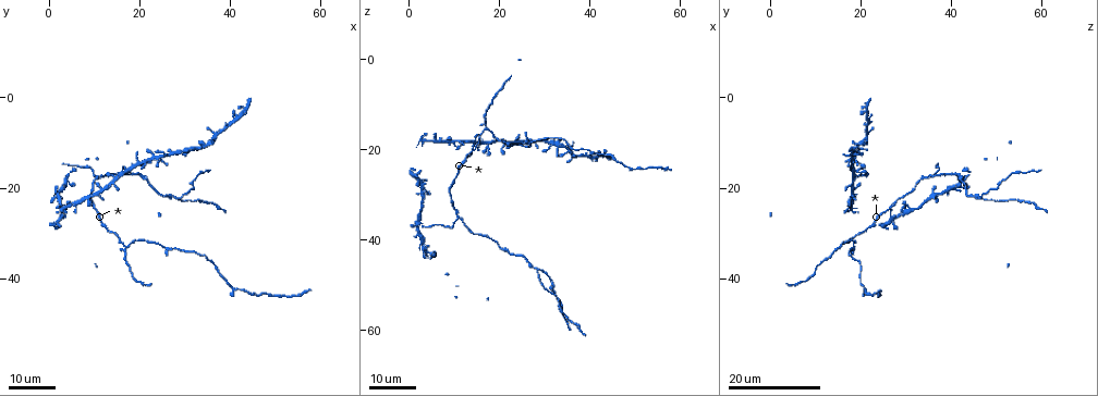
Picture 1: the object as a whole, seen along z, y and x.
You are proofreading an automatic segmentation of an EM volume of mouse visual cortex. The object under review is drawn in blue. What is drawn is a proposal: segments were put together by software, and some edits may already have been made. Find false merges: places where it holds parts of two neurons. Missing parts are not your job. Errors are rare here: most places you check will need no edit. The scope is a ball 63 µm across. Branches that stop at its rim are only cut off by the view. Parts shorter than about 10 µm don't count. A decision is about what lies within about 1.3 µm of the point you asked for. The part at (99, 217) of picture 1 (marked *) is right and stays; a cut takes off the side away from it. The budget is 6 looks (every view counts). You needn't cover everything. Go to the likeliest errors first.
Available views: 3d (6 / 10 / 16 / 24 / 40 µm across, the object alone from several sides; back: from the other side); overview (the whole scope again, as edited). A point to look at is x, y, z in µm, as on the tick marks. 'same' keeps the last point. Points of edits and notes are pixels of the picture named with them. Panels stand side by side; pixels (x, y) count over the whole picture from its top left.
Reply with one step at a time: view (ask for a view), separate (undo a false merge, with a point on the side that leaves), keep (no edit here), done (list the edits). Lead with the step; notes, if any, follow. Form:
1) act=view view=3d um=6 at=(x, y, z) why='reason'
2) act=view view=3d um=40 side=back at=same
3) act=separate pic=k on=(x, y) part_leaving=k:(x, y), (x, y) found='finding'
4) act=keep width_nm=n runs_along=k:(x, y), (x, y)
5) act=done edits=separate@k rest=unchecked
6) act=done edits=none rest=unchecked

act=view view=3d um=16 at=(28.0, 22.5, 46.5) why='small branch off a trunk'

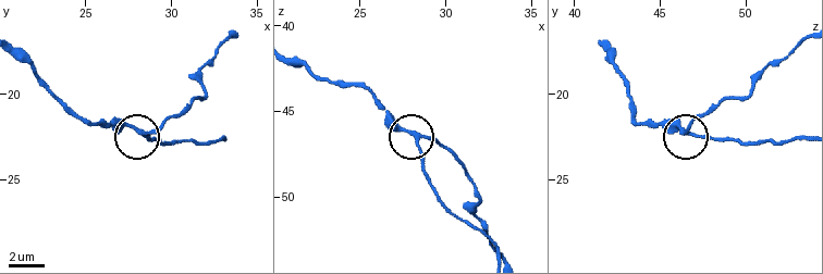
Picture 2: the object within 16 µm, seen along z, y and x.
act=view view=3d um=10 at=(28.4, 22.3, 46.7) why='zoom in'

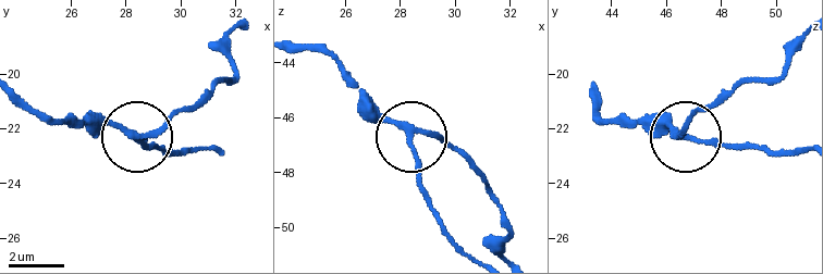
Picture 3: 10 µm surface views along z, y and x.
act=keep runs_along=3:(21, 97), (43, 113), (98, 119), (140, 139), (195, 107) found='all the same neuron'

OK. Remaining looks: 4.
act=view view=3d um=16 at=(17.5, 33.0, 15.0) why='two arms in line, one across'

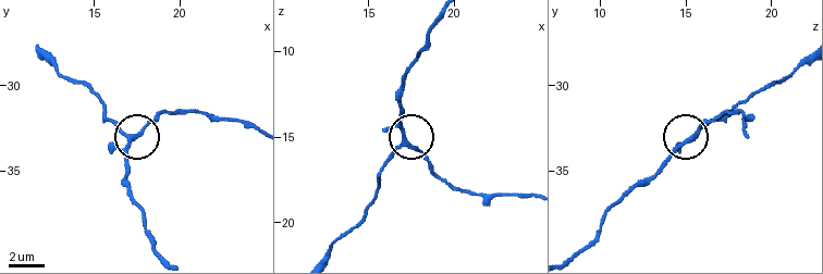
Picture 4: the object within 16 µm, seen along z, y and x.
act=view view=3d um=10 at=(17.0, 33.2, 15.2)

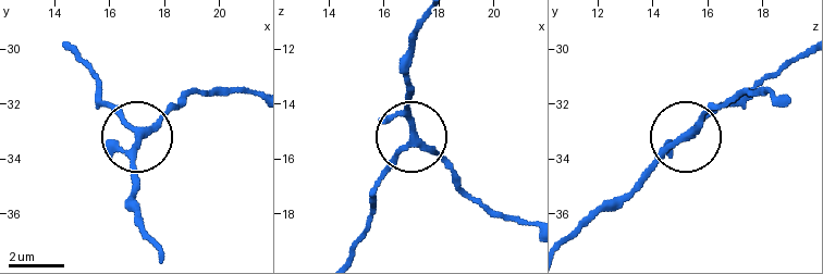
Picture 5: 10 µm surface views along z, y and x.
act=keep width_nm=220 runs_along=5:(348, 253), (367, 225), (375, 183), (409, 134), (405, 87) found='one neuron here'

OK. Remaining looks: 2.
act=view view=3d um=16 at=(10.5, 21.5, 18.0) why='four-way junction'

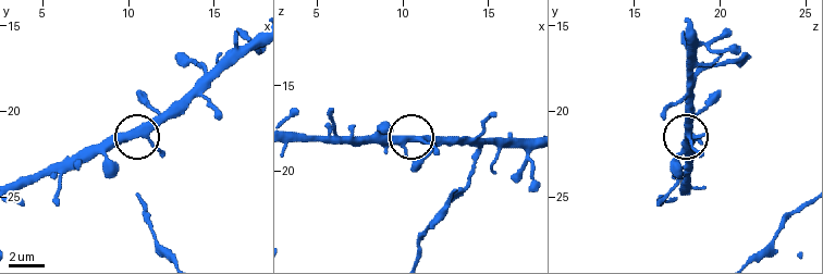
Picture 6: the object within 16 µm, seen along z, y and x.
act=view view=3d um=10 at=(10.6, 21.0, 18.2) why='zoom in'

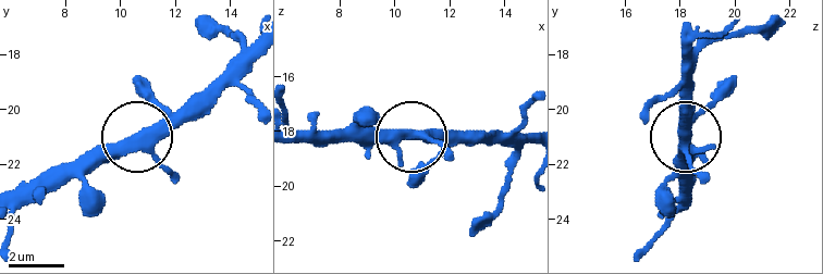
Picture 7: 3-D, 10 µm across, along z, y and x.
act=keep arms=4 found='one neuron here'

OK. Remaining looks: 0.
act=done edits=none rest=unchecked

